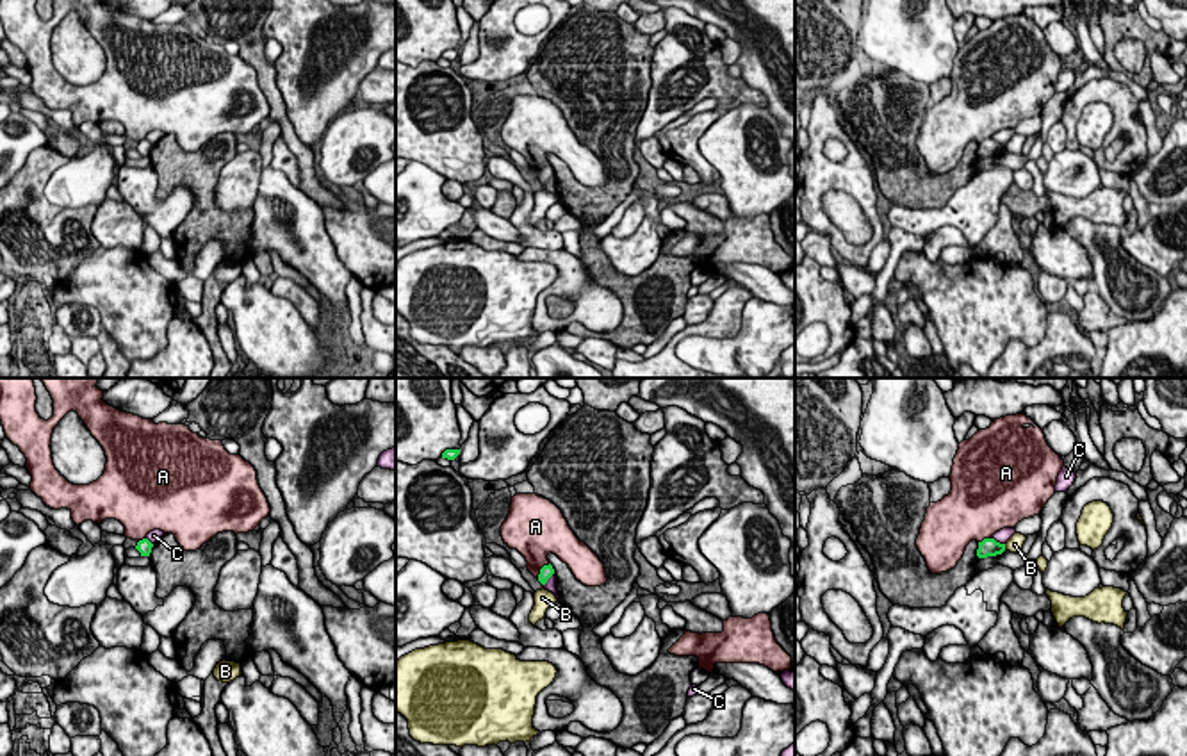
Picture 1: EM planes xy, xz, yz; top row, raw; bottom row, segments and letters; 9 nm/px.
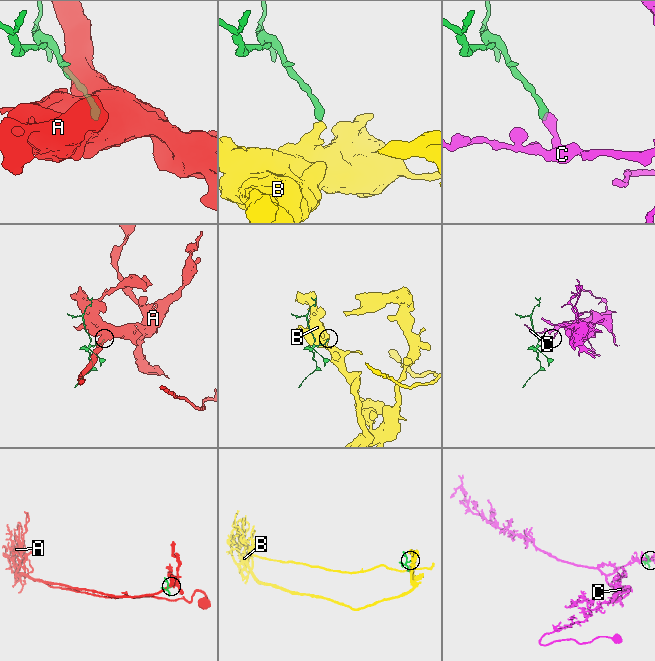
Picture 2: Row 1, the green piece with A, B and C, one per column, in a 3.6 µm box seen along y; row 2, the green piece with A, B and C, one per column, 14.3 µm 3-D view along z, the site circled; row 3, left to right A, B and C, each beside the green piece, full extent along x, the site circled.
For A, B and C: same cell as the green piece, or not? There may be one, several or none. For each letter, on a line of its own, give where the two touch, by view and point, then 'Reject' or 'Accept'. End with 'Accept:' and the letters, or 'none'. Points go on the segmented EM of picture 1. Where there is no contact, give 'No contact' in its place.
A: Touches green at xz (540, 569). Reject
B: Touches green at yz (1004, 548). Reject
C: Touches green at yz (998, 542). Reject
Accept: none

